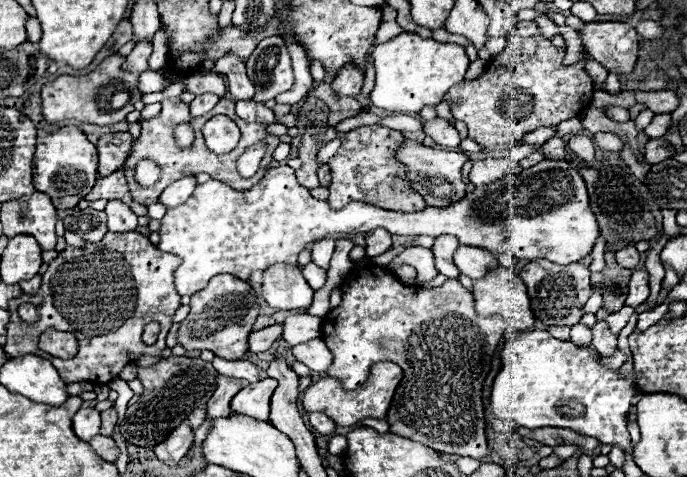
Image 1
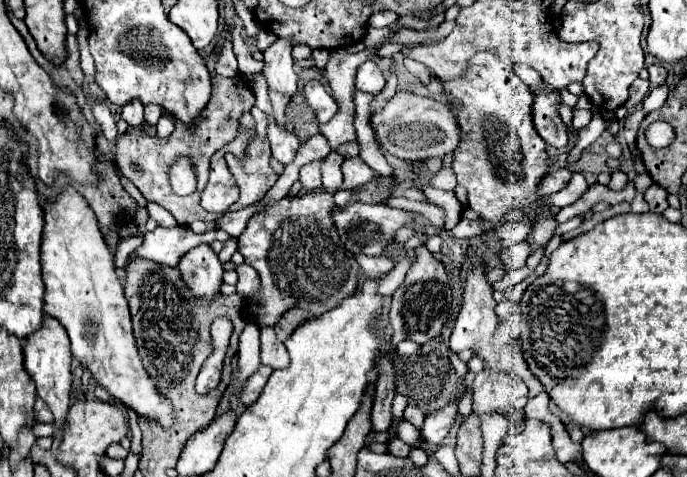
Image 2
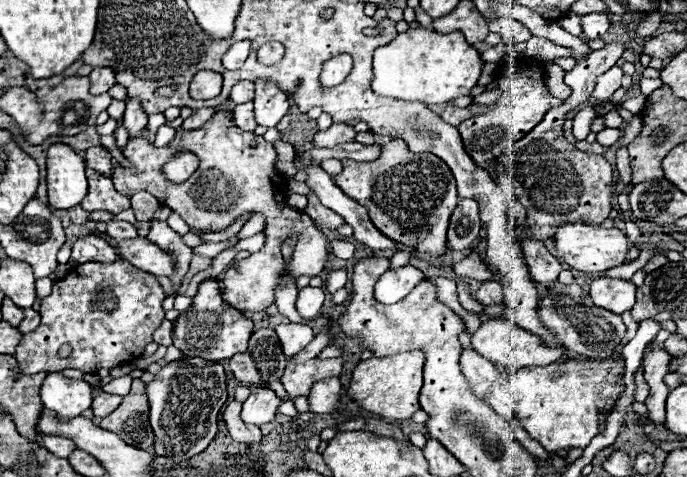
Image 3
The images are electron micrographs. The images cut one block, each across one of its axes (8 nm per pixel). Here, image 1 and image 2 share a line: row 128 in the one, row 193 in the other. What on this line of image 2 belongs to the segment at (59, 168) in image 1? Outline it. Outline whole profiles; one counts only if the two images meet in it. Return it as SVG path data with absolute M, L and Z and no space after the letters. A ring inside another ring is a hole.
M66 186L54 200L44 200L44 230L42 230L42 244L40 244L40 266L42 266L42 280L46 286L44 292L44 310L48 316L54 316L68 332L72 342L72 356L86 366L94 380L106 388L116 400L130 406L134 412L146 418L156 418L164 428L172 424L172 406L164 396L156 392L148 374L144 374L144 366L140 364L138 348L132 334L132 322L128 312L128 300L124 298L124 286L116 276L114 256L104 242L104 236L98 228L98 220L88 206L88 202L70 186Z

